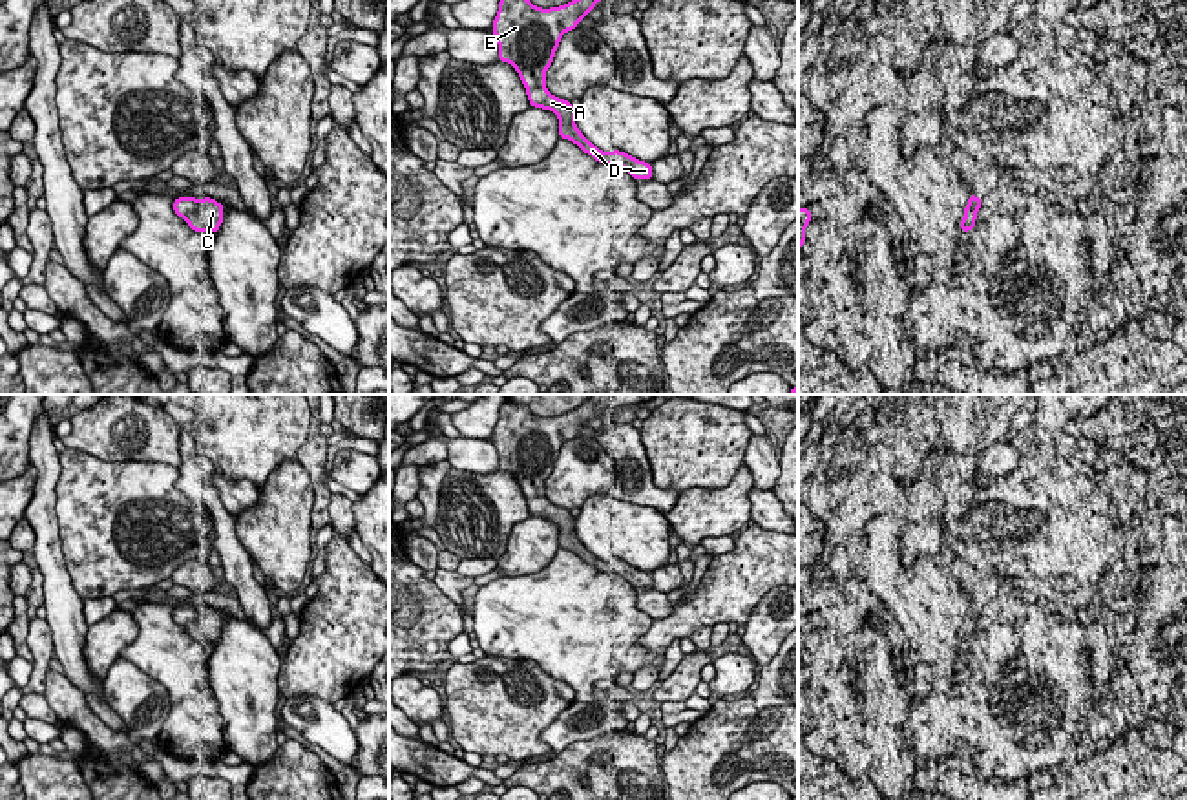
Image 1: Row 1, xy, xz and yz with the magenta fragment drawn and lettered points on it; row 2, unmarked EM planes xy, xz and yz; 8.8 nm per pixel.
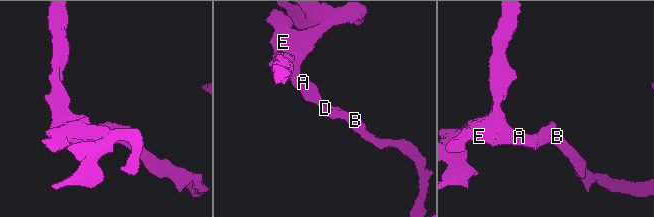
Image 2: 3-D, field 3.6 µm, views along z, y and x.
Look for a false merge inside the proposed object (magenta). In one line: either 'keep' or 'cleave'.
keep

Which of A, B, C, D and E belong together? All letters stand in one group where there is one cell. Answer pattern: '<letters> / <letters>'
A B C D E

